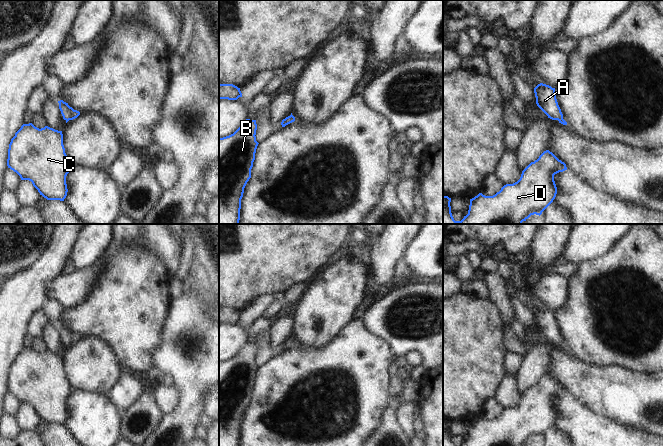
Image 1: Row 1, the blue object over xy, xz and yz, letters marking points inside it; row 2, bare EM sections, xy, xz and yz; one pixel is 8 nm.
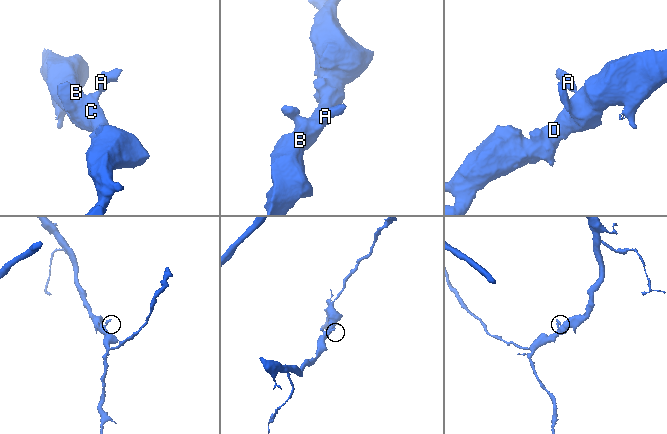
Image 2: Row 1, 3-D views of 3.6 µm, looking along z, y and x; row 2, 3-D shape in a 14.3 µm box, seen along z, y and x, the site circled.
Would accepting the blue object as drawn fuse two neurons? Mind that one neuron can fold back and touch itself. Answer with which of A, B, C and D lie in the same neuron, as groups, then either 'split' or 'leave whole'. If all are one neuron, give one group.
A B C D; leave whole

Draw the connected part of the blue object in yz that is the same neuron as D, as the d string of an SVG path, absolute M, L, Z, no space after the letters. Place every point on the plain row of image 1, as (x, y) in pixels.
M546 374L522 395L517 406L504 409L493 420L479 417L470 423L468 438L461 445L455 445L452 440L451 422L443 420L443 446L523 446L531 439L540 440L556 421L557 411L554 399L565 394L567 394L566 388Z

